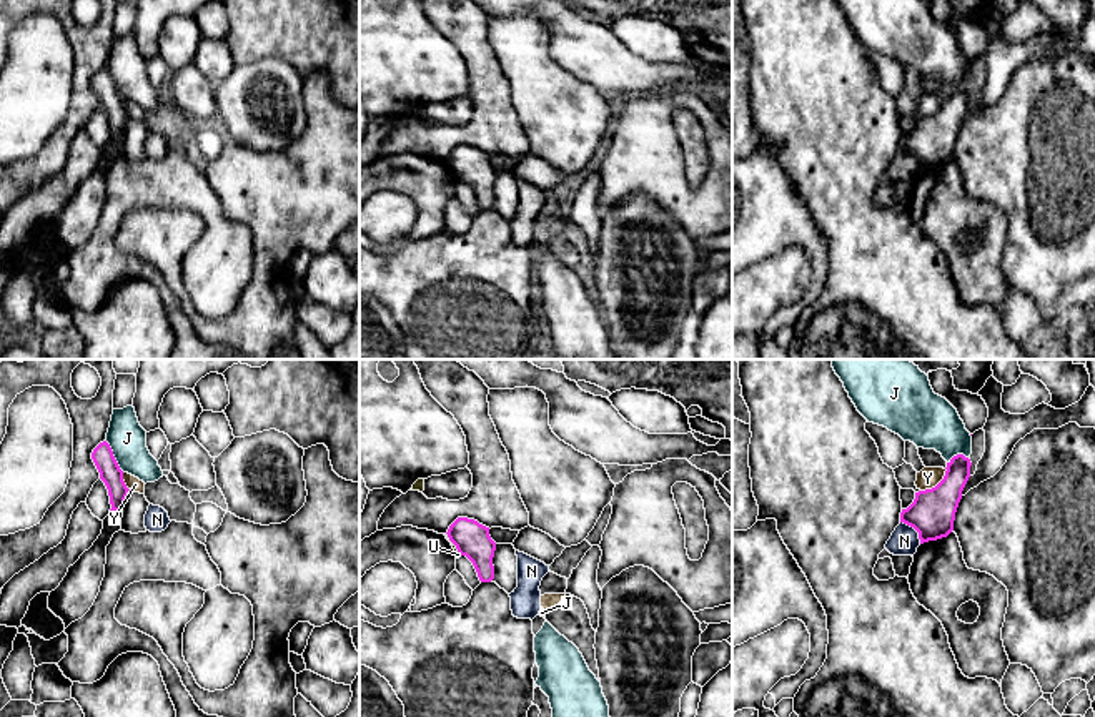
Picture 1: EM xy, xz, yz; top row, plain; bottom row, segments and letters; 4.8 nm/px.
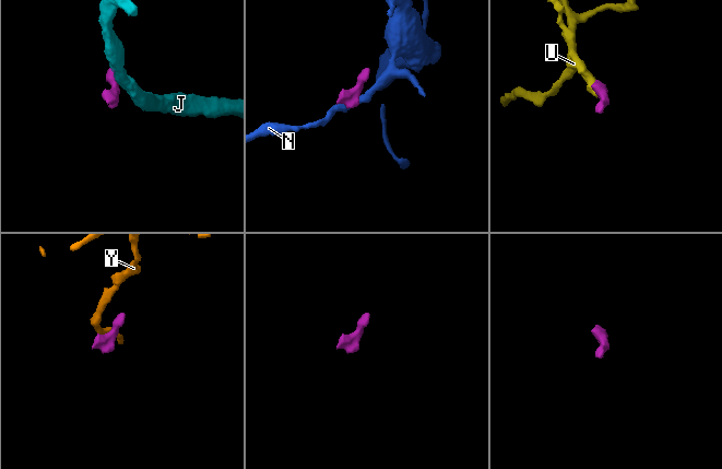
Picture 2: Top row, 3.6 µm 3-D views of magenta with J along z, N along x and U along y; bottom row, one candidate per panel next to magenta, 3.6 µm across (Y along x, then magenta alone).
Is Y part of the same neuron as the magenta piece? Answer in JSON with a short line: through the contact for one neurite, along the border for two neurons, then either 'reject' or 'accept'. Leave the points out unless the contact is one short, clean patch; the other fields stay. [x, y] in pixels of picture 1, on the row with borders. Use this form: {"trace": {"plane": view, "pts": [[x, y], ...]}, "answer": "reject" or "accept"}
{"trace": {"plane": "yz", "pts": [[946, 468], [946, 474], [934, 486], [921, 491]]}, "answer": "reject"}

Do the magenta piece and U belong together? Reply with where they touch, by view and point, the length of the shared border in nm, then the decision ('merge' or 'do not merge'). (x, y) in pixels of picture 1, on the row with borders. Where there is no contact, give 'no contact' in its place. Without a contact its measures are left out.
xz (453, 543) | 130 nm | do not merge

